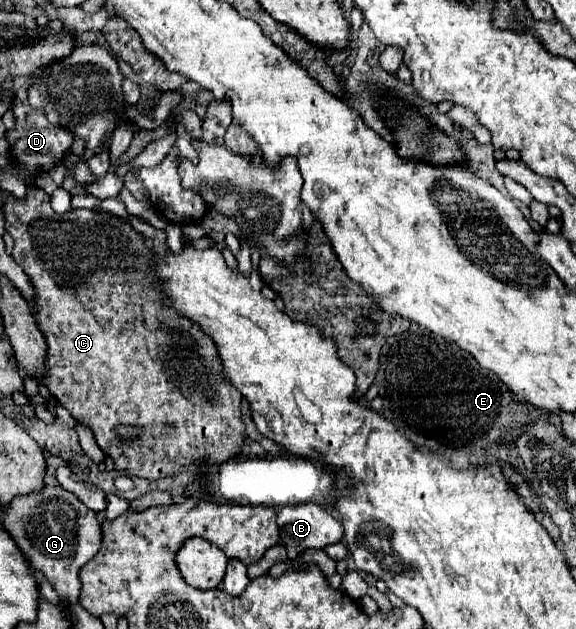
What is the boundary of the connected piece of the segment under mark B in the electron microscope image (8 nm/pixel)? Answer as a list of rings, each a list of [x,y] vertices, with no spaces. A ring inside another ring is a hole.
[[[315,503],[279,509],[277,525],[279,543],[287,549],[289,559],[301,557],[307,549],[323,551],[327,545],[343,539],[339,521]]]

